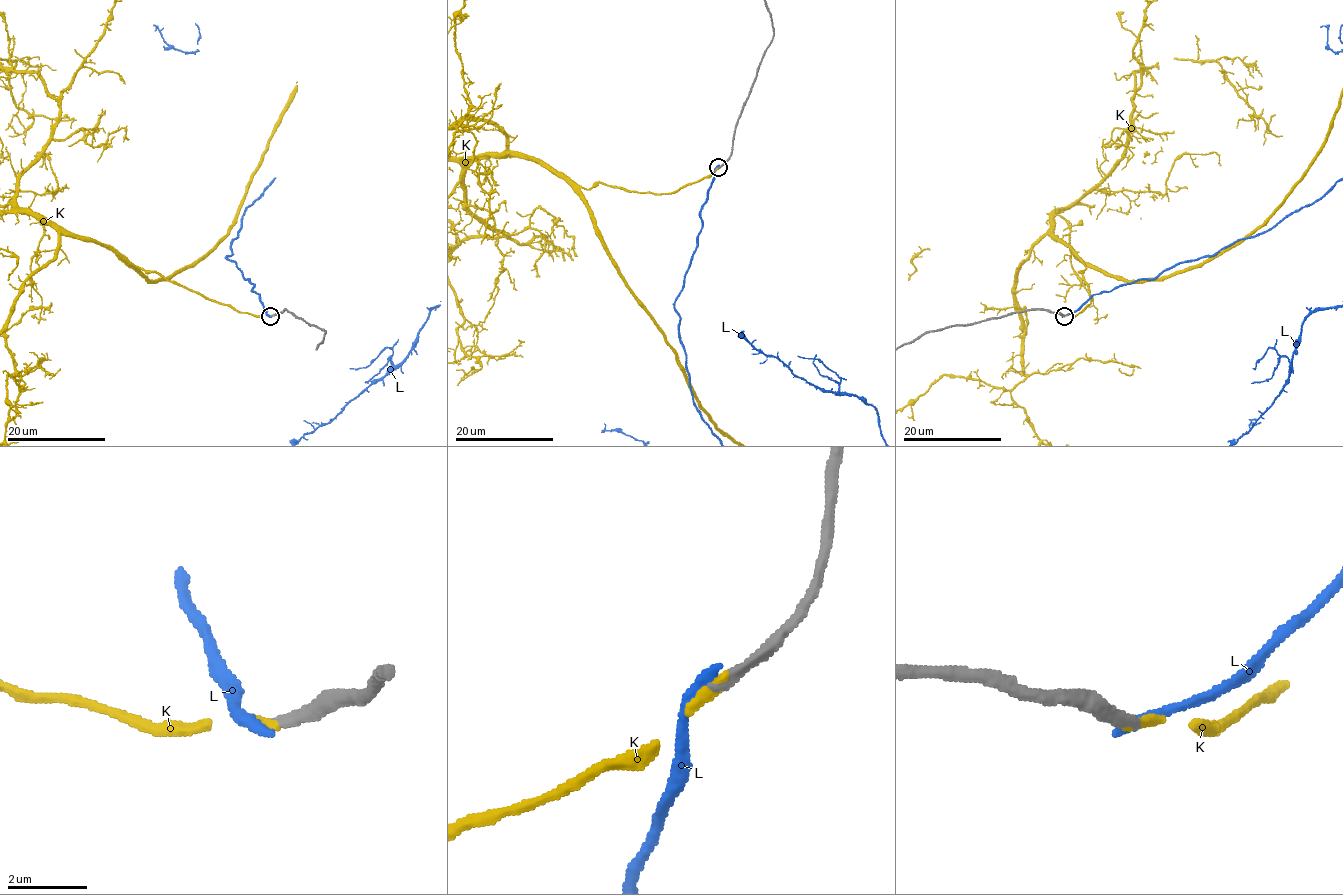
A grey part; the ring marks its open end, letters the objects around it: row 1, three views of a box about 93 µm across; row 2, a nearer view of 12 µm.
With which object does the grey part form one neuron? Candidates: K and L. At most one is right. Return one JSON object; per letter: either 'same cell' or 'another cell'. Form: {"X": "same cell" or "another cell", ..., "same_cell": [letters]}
{"K": "same cell", "L": "another cell", "same_cell": ["K"]}

